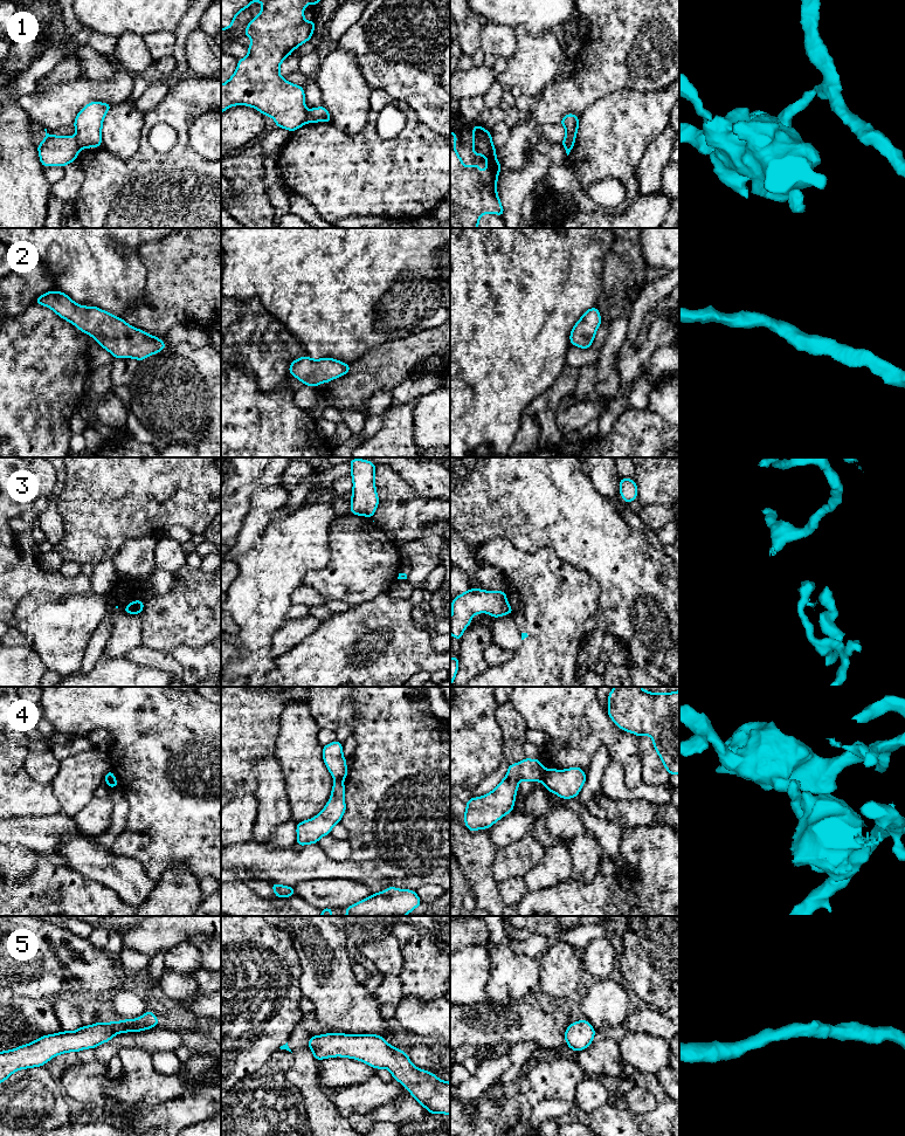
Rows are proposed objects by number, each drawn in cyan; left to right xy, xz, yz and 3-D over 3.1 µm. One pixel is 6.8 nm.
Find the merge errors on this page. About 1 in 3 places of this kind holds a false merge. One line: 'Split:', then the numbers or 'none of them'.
Split: 1, 3, 4

